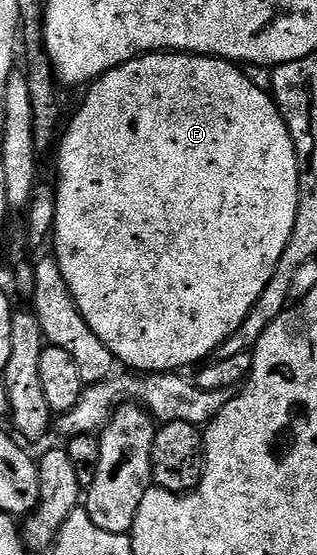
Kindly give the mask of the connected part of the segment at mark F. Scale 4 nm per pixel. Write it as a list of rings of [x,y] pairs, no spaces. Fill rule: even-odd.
[[[140,54],[86,87],[87,95],[79,111],[72,116],[68,126],[66,123],[58,139],[59,186],[55,195],[53,257],[61,268],[61,276],[65,276],[65,284],[69,284],[69,292],[81,316],[85,316],[85,324],[89,324],[89,328],[97,332],[101,344],[113,352],[116,363],[123,365],[124,362],[128,371],[143,374],[179,372],[184,369],[182,366],[210,359],[215,349],[241,328],[245,316],[249,316],[253,304],[257,304],[261,292],[265,292],[265,284],[273,280],[277,260],[281,260],[281,252],[285,252],[285,244],[289,244],[299,203],[299,161],[295,155],[295,142],[274,97],[239,70],[242,69],[226,58],[212,58],[206,54]]]

